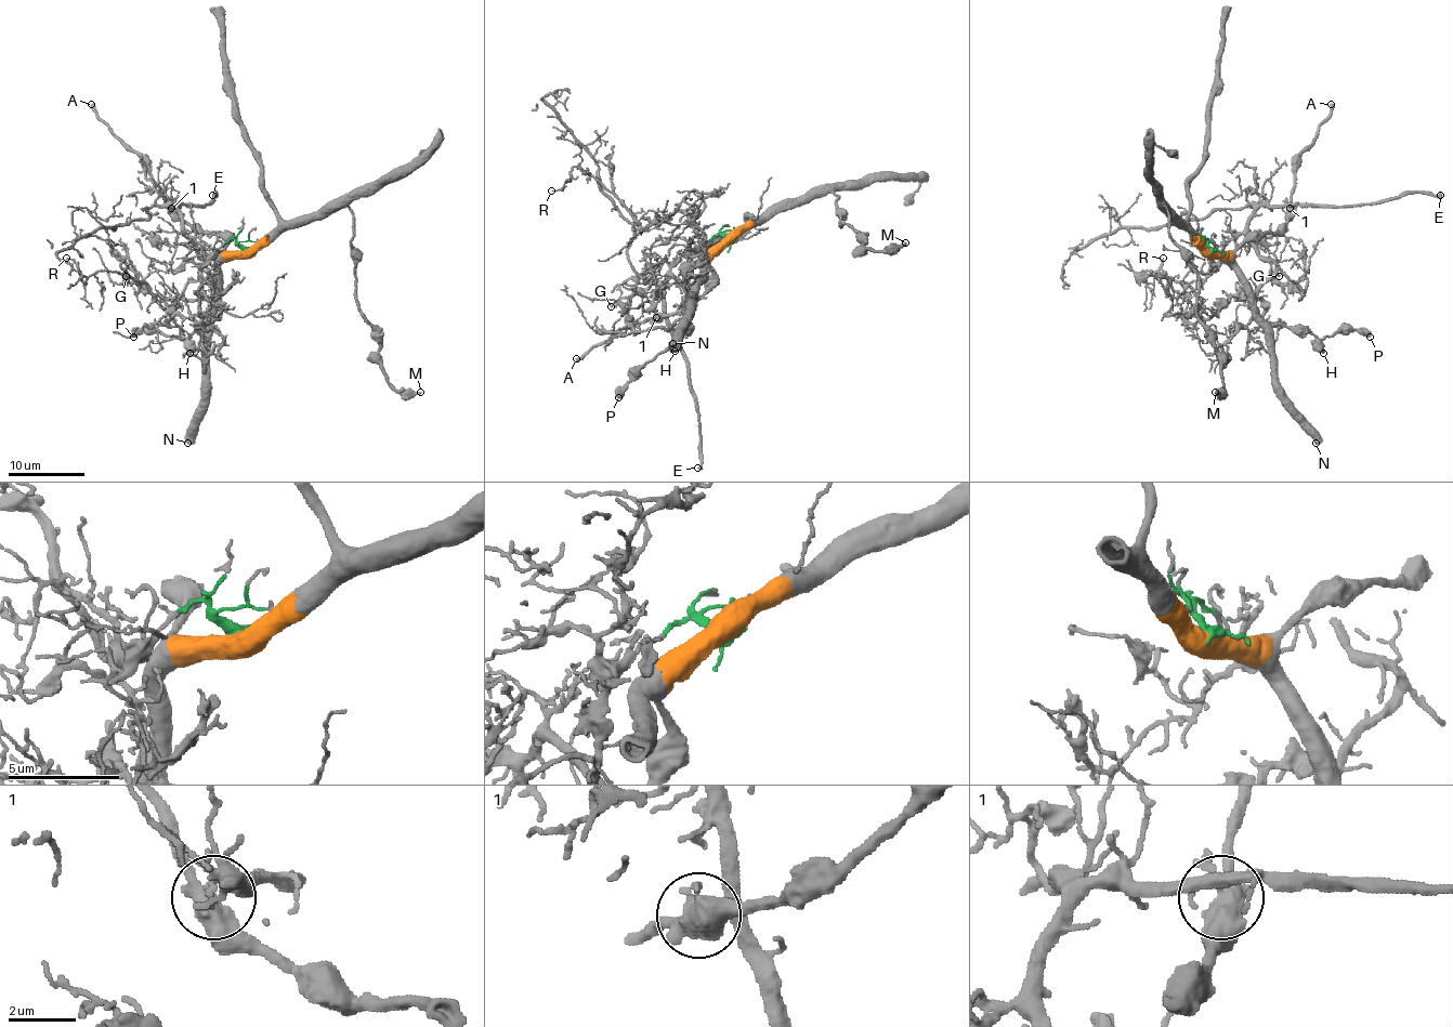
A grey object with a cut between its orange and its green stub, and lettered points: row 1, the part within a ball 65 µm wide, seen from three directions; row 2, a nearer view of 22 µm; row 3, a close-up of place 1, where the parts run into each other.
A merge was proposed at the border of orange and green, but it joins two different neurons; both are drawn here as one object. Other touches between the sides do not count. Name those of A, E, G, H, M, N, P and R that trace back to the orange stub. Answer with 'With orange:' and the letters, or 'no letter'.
With orange: A, H, M, N, P

